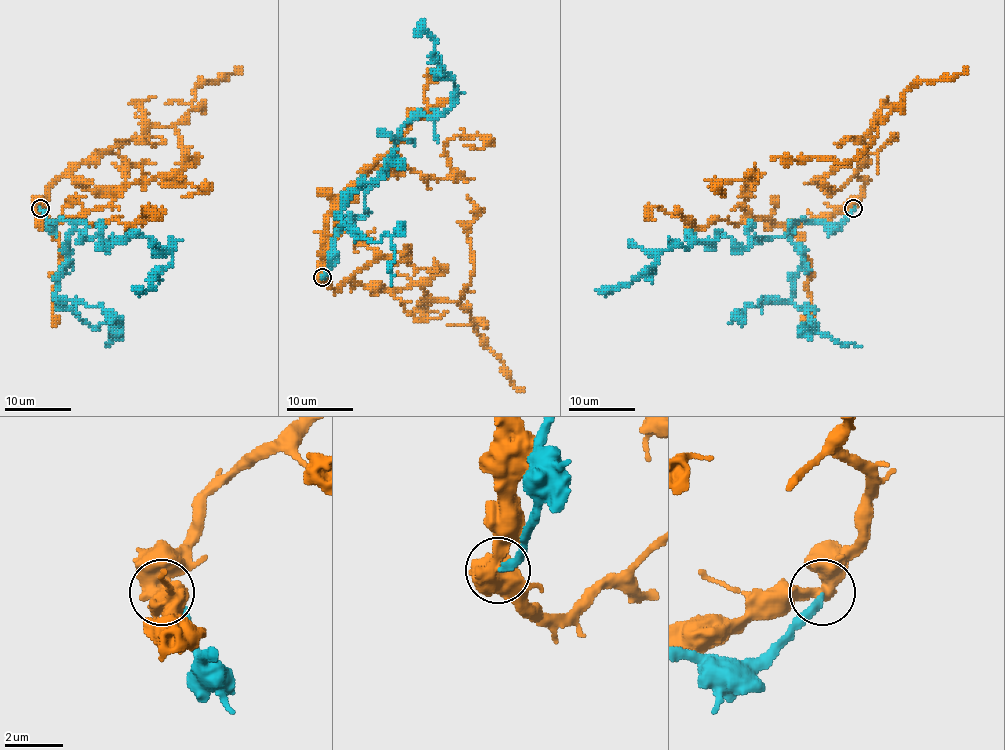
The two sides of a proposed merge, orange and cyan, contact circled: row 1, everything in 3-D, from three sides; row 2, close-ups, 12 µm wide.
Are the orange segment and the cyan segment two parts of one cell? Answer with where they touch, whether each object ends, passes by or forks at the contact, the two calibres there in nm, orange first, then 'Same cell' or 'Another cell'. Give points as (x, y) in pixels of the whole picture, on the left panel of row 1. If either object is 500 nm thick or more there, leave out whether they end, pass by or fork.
Place: (40, 208). At the ring orange passes by. At the ring cyan ends. Thickness 480 nm (orange) against 240 nm. Another cell

